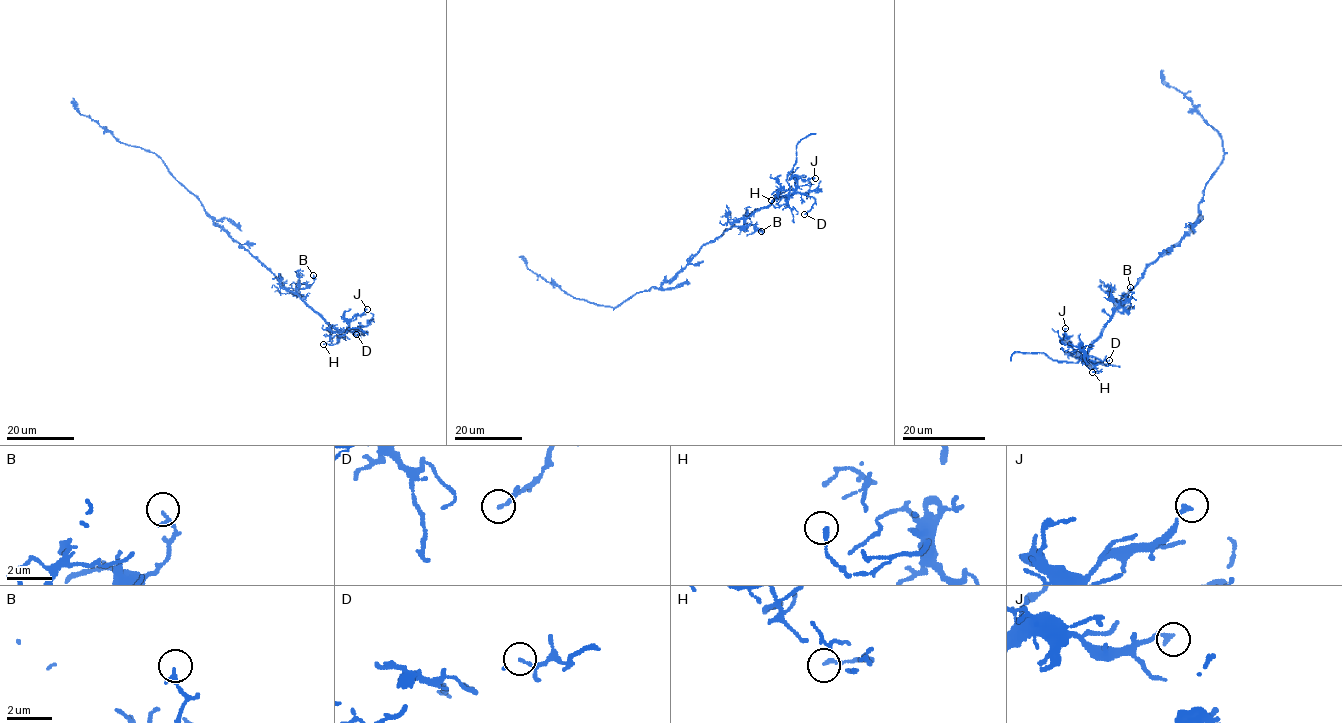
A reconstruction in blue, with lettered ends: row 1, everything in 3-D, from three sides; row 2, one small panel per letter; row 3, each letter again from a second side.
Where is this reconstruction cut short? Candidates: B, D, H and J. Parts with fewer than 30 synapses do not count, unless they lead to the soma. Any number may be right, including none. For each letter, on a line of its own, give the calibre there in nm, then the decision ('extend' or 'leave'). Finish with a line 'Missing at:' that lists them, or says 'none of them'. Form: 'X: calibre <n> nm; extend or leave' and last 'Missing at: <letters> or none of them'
B: calibre 200 nm; leave
D: calibre 100 nm; leave
H: calibre 160 nm; leave
J: calibre 200 nm; leave
Missing at: none of them

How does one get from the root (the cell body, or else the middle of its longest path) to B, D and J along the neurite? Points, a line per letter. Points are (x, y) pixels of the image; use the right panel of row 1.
B: (1179, 242), (1146, 269), (1115, 309), (1130, 297), (1130, 287)
D: (1179, 242), (1146, 269), (1083, 356), (1109, 360)
J: (1179, 242), (1146, 269), (1084, 355), (1065, 342), (1065, 328)

